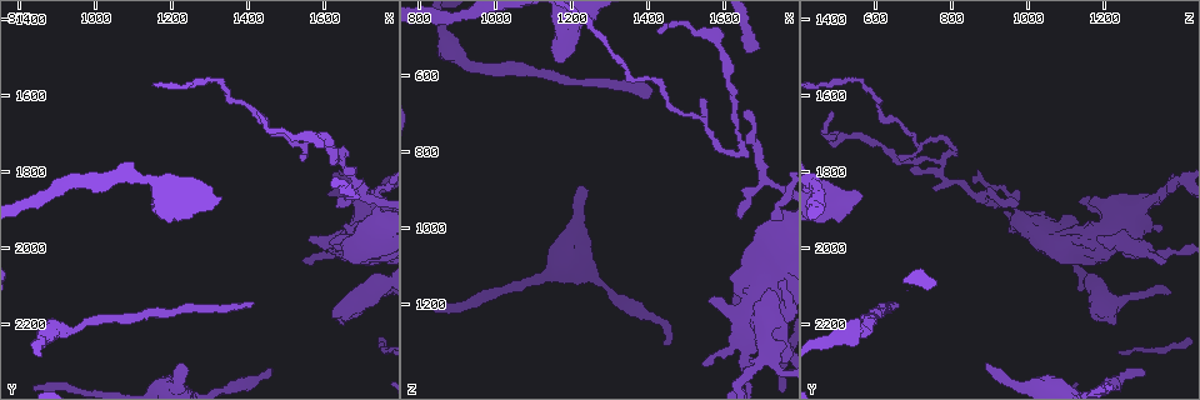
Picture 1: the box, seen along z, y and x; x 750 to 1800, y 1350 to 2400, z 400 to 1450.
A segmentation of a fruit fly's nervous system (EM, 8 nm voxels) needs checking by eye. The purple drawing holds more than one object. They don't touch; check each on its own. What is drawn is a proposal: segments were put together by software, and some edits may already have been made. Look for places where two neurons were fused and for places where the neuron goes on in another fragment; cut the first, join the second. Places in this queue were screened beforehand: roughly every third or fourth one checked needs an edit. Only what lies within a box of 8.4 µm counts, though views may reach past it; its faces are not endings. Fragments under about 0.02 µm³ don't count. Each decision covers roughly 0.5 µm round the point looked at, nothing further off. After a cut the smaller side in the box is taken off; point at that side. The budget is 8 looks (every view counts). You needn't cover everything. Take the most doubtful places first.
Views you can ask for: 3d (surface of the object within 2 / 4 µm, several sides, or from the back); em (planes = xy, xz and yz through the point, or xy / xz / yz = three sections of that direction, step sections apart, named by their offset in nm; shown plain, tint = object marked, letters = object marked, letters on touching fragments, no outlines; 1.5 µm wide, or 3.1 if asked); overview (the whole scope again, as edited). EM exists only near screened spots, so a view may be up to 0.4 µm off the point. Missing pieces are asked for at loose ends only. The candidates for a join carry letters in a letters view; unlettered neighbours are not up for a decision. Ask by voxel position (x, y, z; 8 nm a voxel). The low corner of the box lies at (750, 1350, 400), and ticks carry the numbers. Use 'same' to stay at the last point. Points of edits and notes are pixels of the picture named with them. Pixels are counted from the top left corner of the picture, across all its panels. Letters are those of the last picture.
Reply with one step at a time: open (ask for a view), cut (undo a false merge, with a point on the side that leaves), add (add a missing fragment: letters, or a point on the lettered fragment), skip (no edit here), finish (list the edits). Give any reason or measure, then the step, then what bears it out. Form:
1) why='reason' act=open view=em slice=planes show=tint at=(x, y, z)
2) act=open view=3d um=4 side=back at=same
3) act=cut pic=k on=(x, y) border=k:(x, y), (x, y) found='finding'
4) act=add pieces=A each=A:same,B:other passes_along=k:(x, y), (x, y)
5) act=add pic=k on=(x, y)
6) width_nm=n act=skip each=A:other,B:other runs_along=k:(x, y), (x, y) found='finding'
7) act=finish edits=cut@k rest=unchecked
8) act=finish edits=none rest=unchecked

act=open view=3d um=4 at=(1235, 2320, 895)

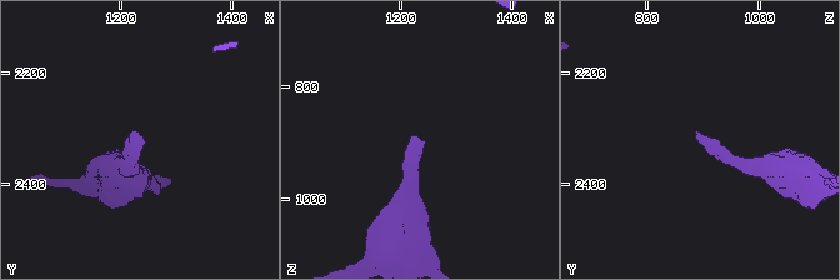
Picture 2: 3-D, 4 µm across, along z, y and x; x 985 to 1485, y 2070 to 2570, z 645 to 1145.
why='shape alone is not enough' act=open view=em slice=planes show=letters at=(1235, 2315, 900)

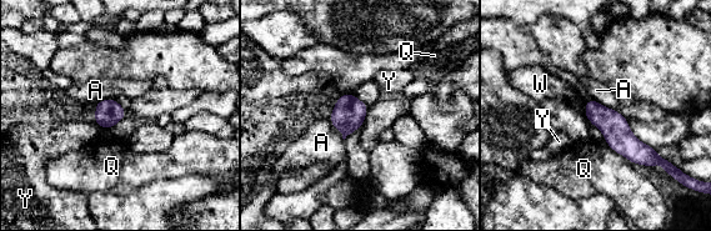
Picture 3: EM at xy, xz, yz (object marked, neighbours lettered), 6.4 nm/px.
width_nm=170 act=skip each=A:other,Q:other,W:other,Y:other found='none of them fits'

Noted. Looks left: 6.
why='free end' act=open view=em slice=planes show=letters at=(1450, 2330, 1305)

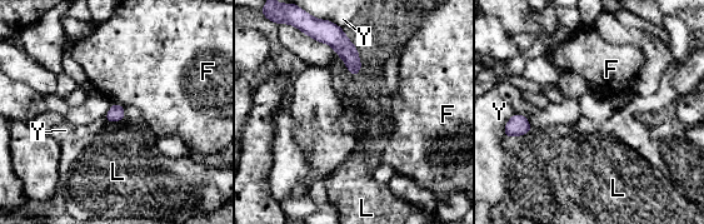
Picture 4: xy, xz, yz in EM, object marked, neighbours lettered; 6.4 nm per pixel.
width_nm=110 act=skip each=F:other,L:other,Y:other border=4:(336, 54), (353, 75), (359, 75) found='no lettered fragment goes on from it'

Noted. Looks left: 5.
why='sudden change in width' act=open view=3d um=4 at=(1720, 1875, 1315)

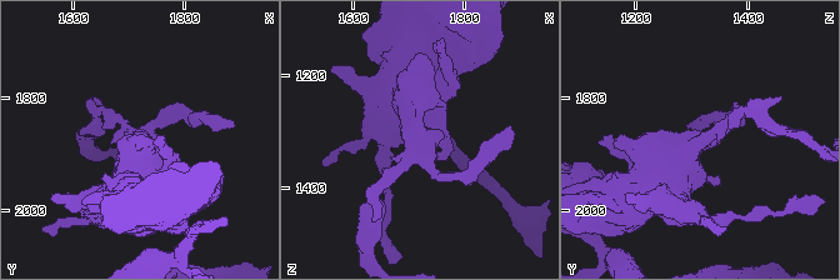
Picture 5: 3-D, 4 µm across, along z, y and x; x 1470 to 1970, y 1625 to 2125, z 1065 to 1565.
act=open view=em slice=planes show=plain at=(1715, 1875, 1325)

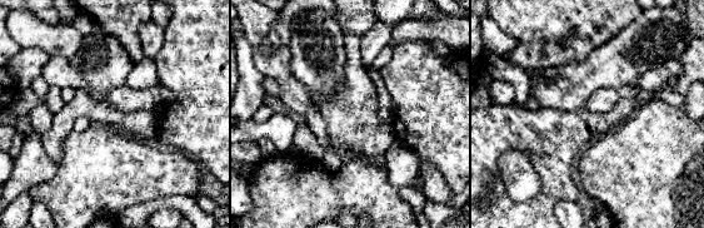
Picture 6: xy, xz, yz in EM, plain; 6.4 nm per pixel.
act=open view=em slice=planes show=letters at=same

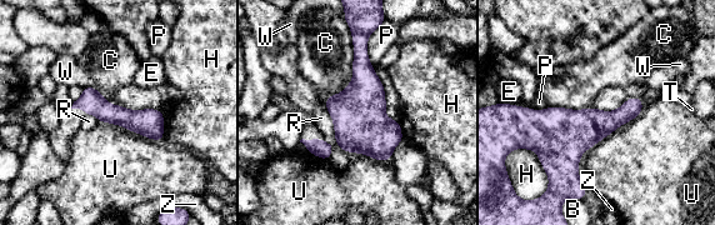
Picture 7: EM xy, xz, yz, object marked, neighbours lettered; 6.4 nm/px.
act=skip each=B:other,C:other,E:other,H:other,P:other,R:other,T:other,U:other,W:other,Z:other runs_along=7:(85, 91), (159, 138) found='all the same neuron'

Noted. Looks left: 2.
act=finish edits=none rest=unchecked

